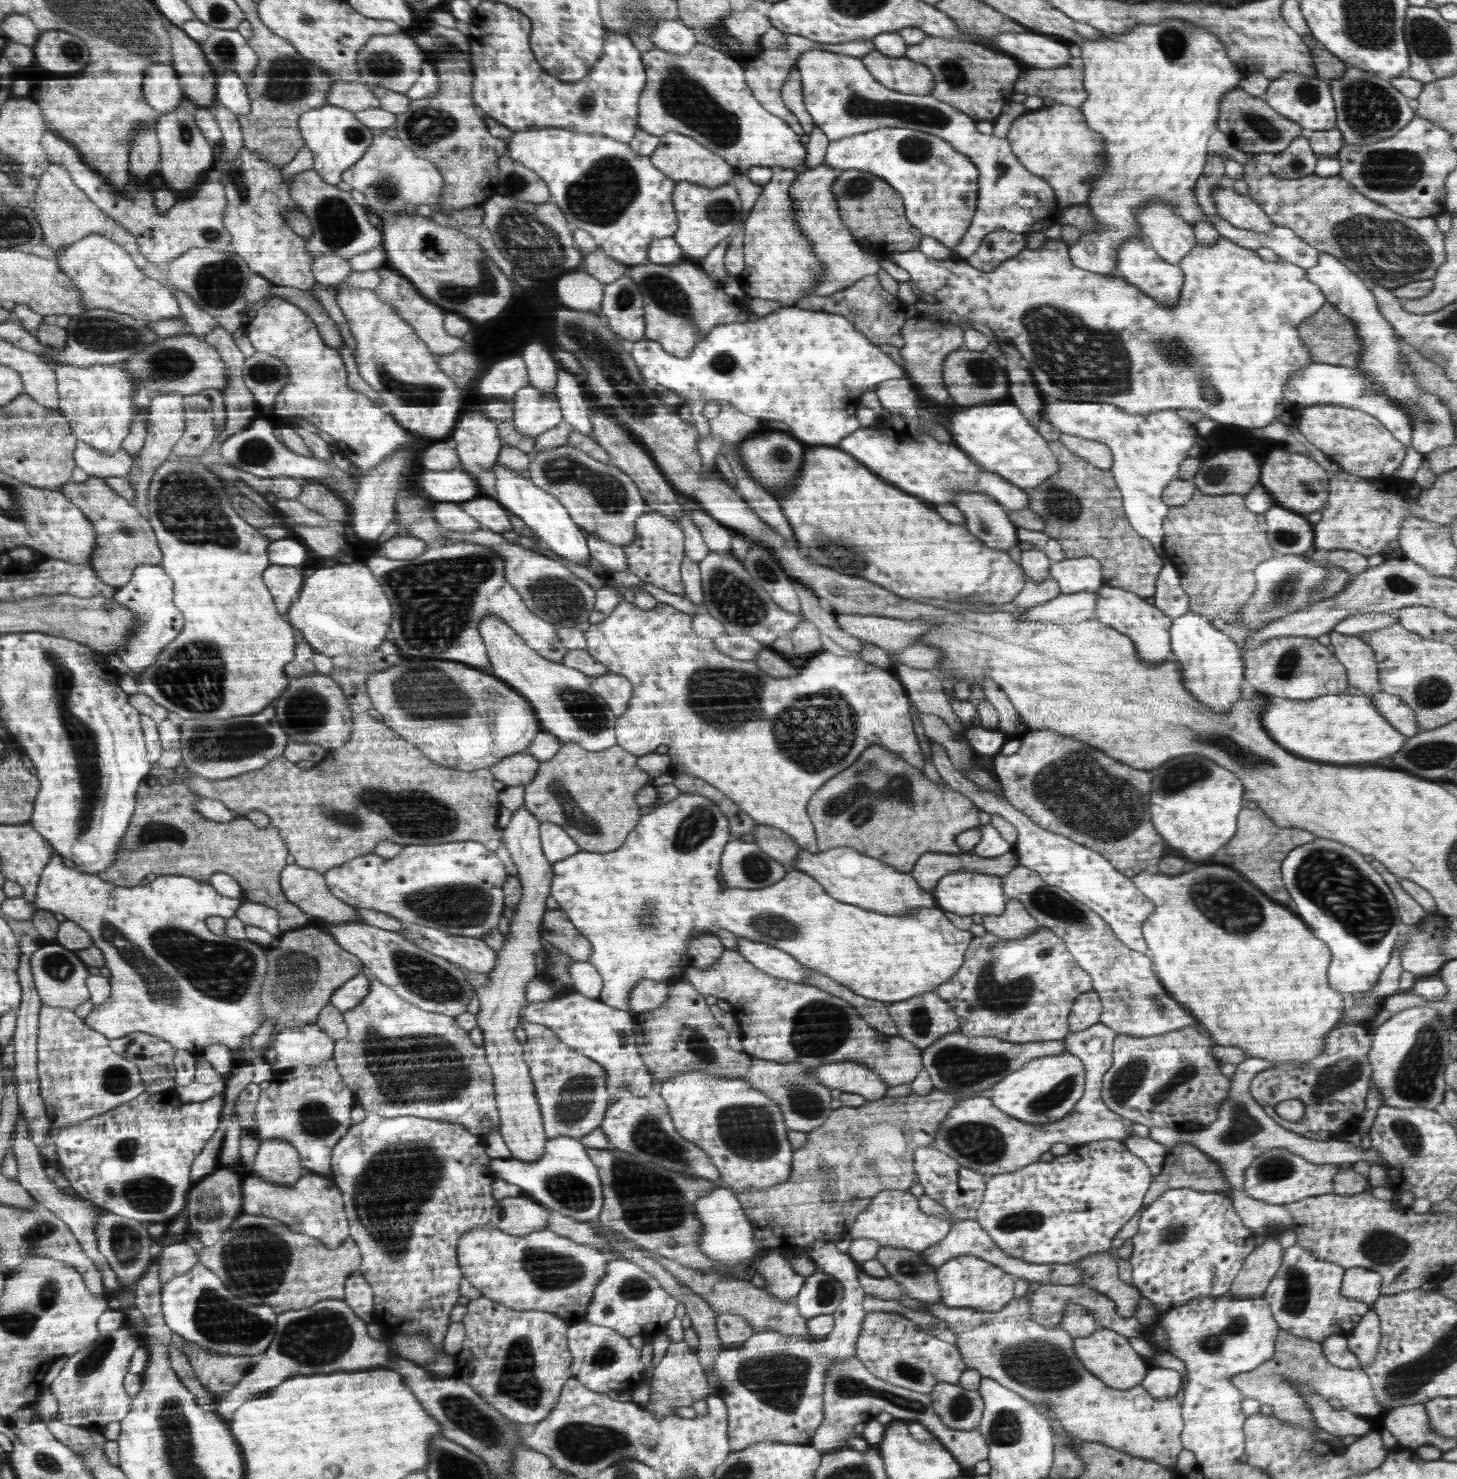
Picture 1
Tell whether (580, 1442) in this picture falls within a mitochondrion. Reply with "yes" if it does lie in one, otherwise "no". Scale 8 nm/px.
yes

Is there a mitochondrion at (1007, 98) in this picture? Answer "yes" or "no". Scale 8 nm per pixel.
no

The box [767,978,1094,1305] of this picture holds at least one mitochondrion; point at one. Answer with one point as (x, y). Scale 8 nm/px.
(819, 1027)

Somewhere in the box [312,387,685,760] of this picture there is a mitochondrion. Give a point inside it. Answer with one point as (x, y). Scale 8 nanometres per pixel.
(445, 589)

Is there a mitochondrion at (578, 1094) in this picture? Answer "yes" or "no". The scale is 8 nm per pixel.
yes

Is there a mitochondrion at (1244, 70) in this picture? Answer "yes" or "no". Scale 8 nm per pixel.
no

